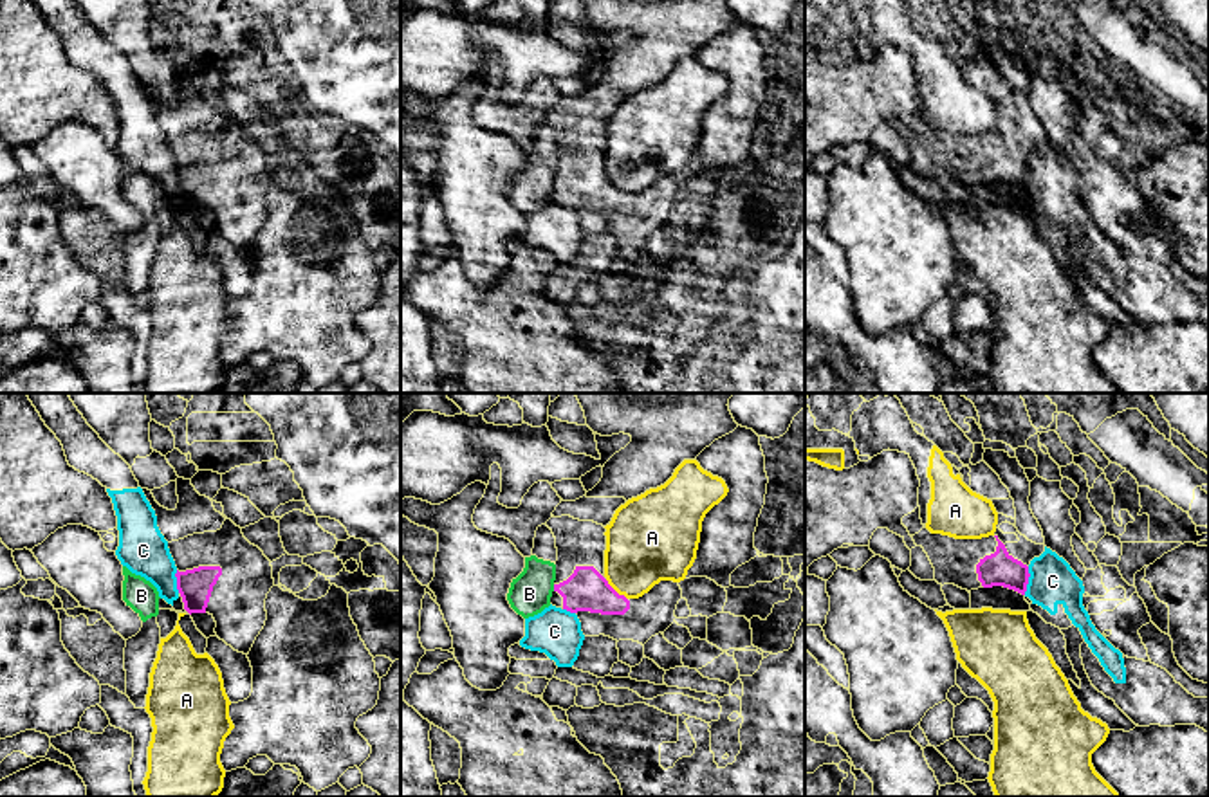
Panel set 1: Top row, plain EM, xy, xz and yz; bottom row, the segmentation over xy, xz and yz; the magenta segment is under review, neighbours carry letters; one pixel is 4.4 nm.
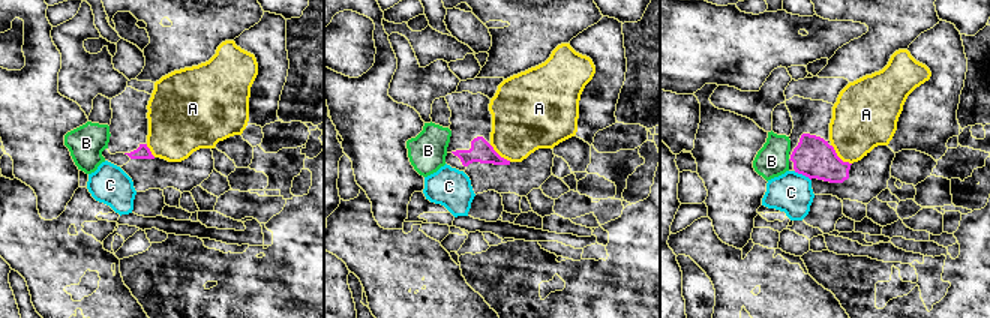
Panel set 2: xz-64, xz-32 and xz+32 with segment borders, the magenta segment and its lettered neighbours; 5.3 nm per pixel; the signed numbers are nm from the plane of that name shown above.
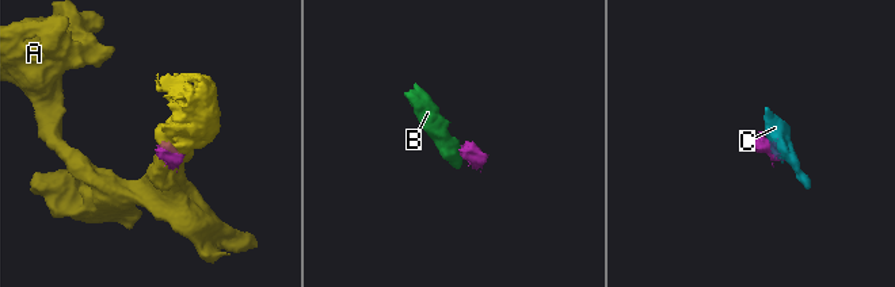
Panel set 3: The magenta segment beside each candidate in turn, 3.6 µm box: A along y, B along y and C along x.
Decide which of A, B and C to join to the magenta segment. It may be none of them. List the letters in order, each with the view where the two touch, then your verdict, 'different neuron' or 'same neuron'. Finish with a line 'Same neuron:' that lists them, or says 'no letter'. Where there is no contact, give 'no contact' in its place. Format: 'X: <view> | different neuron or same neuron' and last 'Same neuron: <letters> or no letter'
A: xz | different neuron
B: xz | different neuron
C: yz | different neuron
Same neuron: no letter

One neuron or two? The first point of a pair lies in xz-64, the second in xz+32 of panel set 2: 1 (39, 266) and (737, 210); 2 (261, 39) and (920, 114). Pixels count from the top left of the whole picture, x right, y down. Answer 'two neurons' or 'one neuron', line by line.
1: two neurons
2: one neuron

